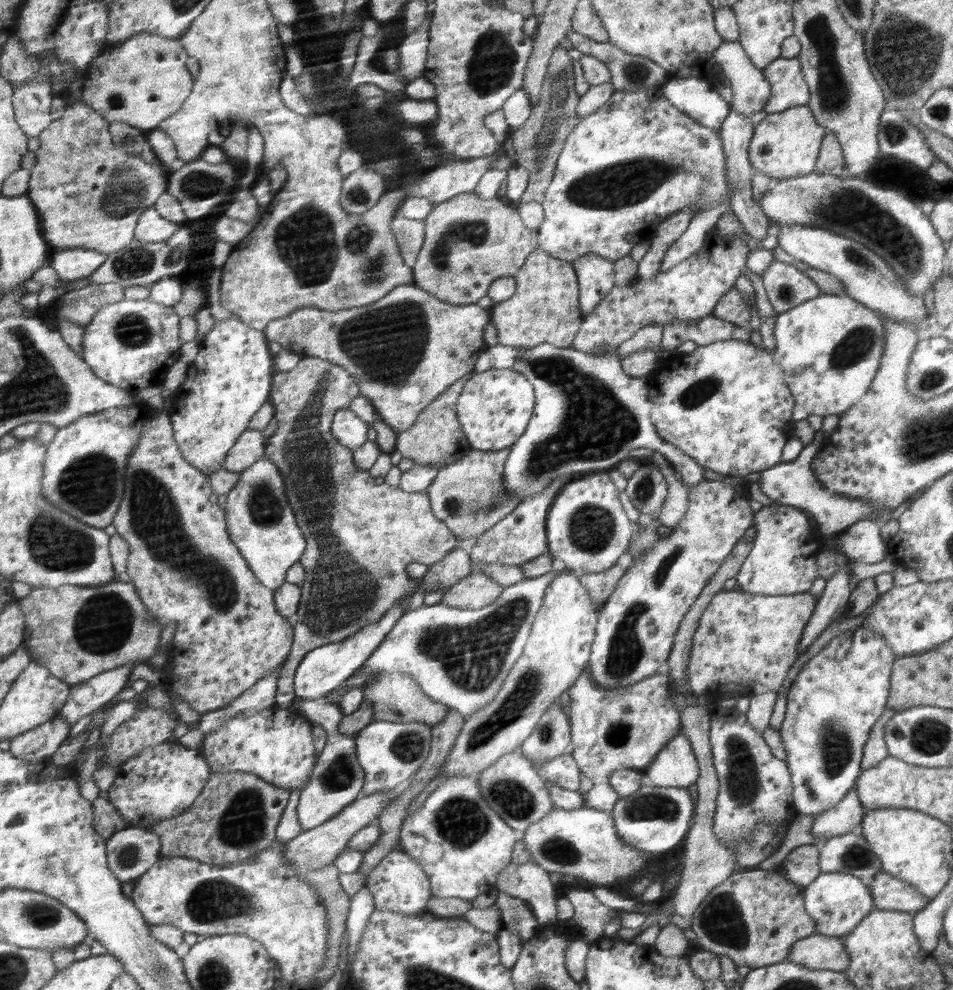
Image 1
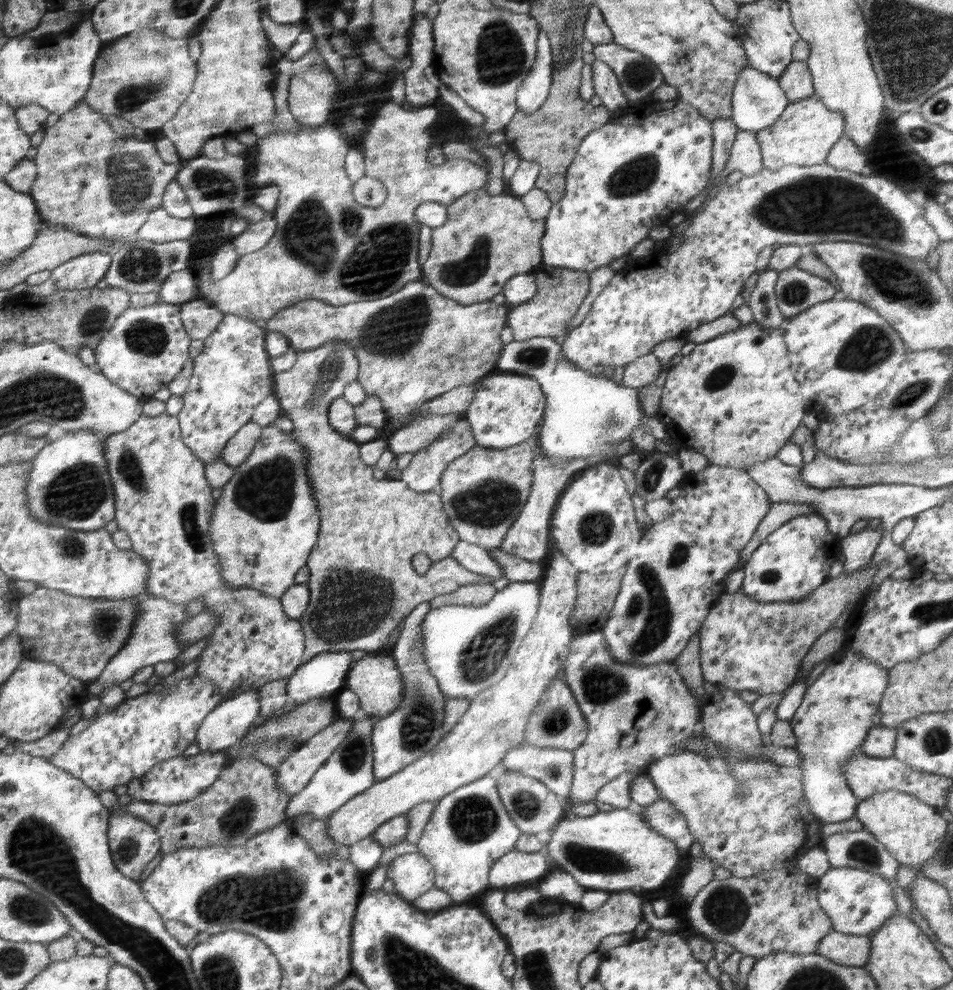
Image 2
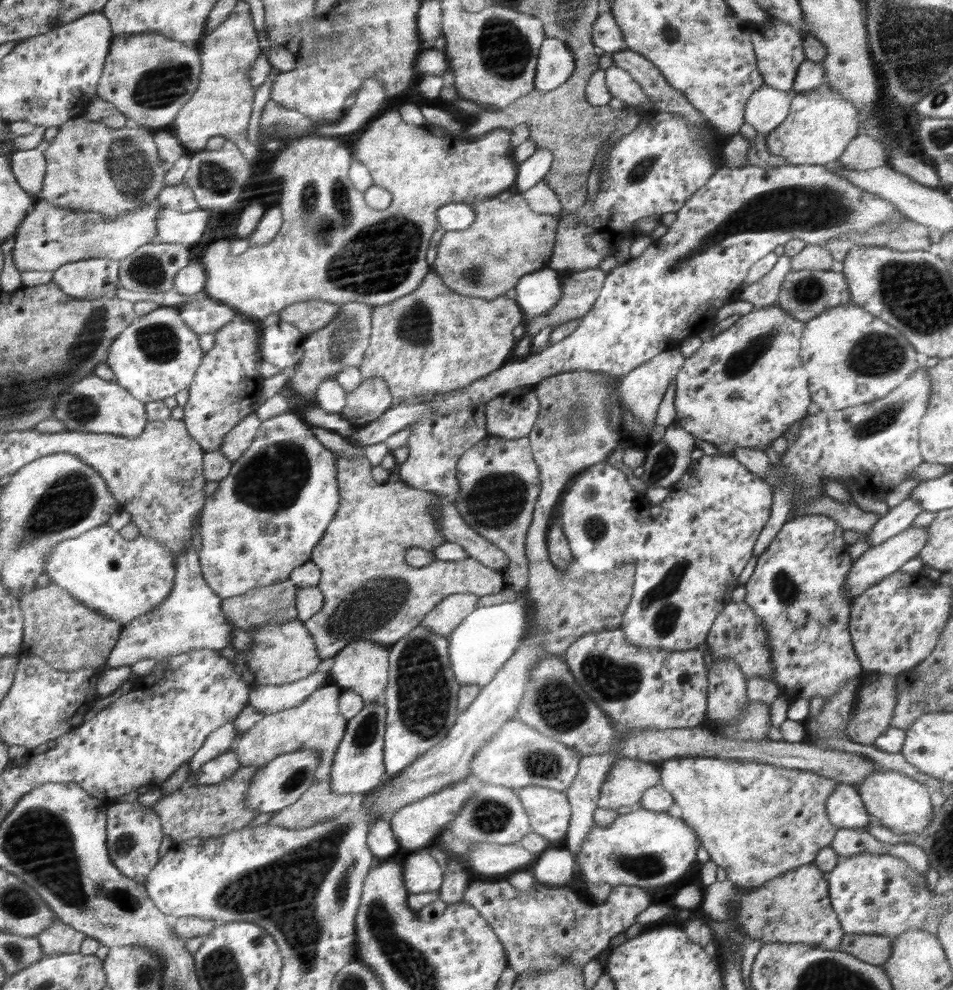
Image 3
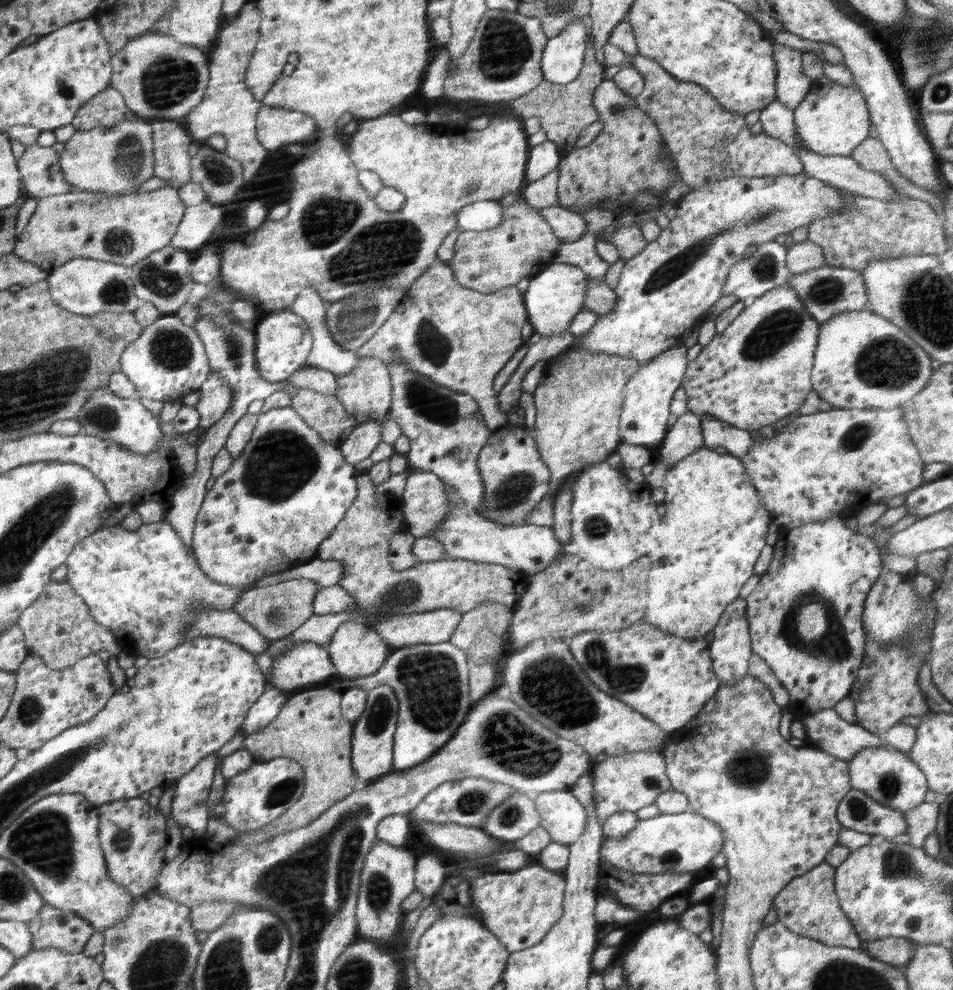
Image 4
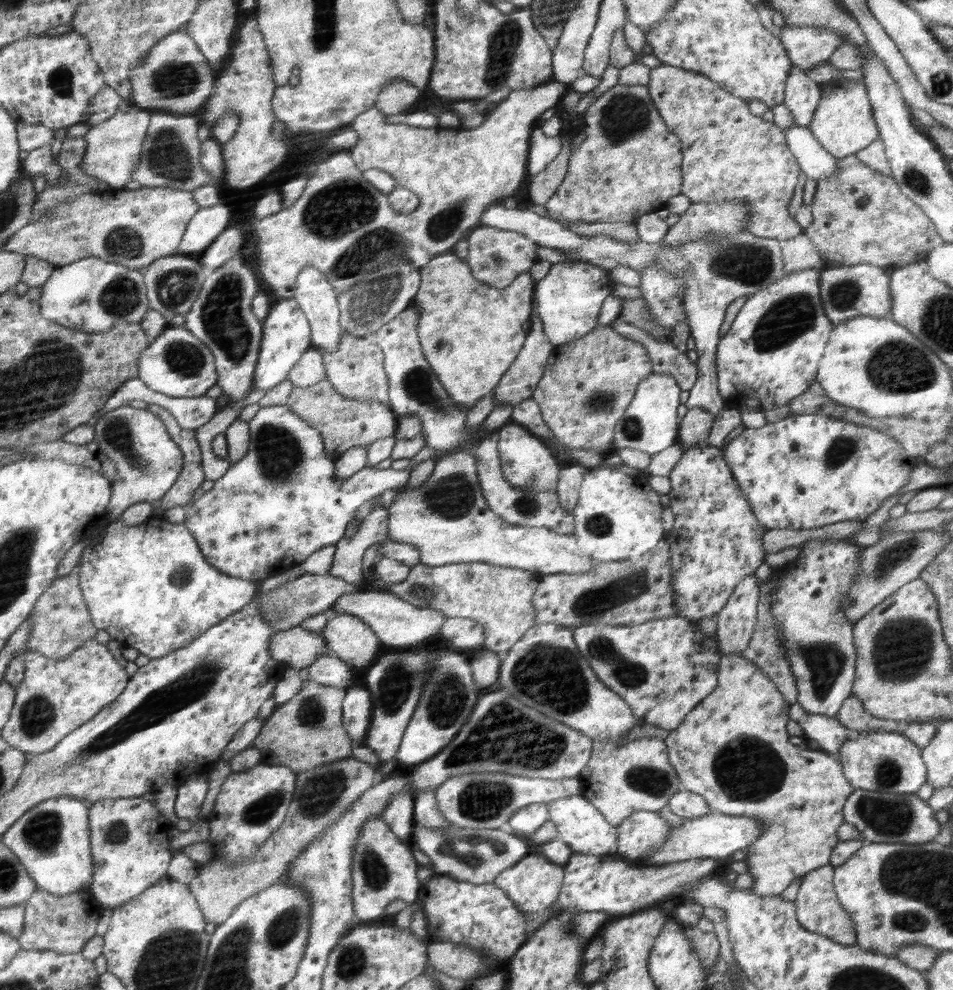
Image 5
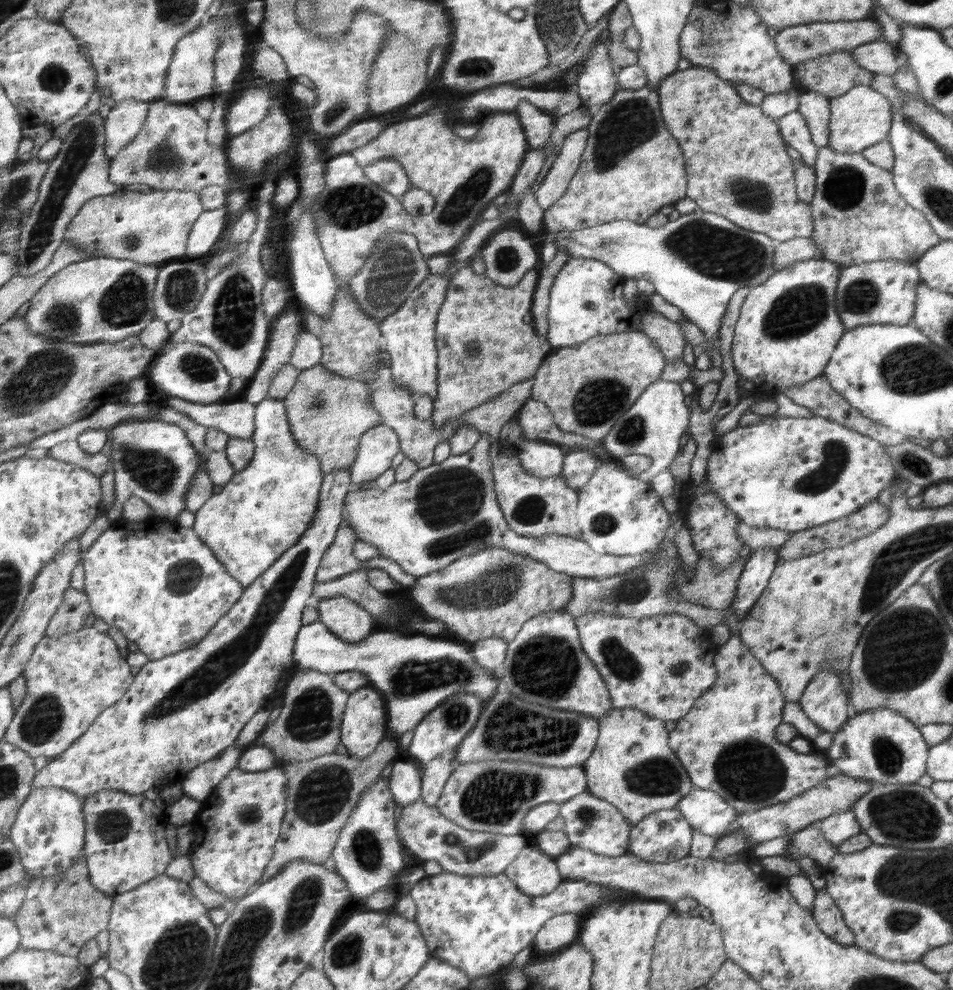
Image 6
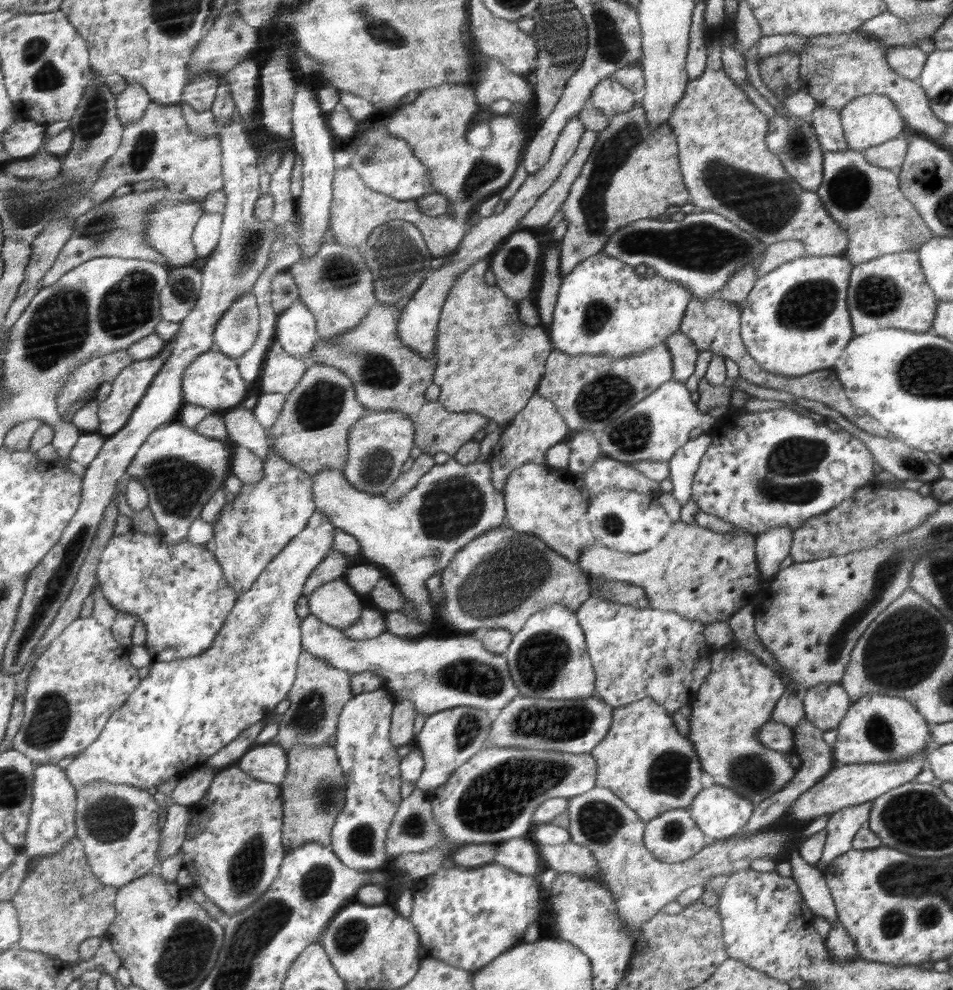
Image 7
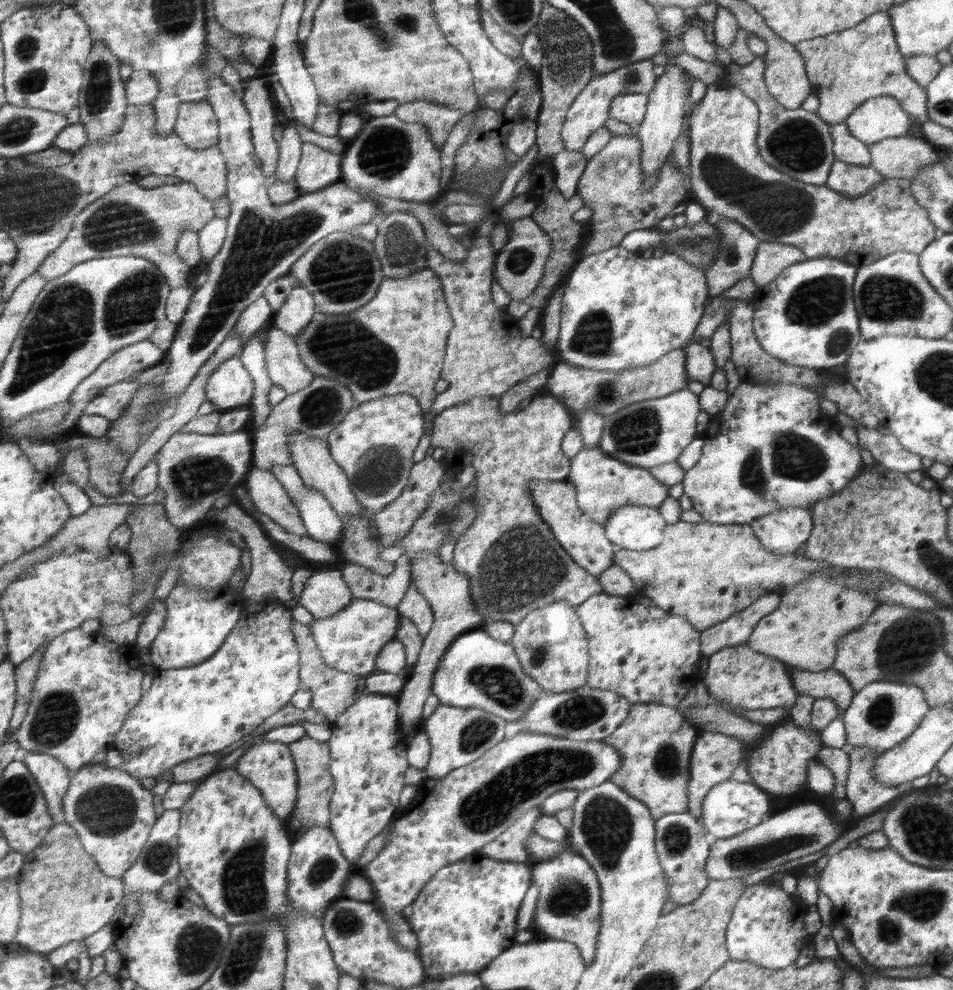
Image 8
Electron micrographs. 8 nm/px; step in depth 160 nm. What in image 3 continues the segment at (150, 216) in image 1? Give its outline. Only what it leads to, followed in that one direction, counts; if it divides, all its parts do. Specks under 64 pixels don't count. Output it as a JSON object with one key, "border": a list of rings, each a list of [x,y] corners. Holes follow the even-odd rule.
{"border":[[[164,207],[156,219],[156,238],[152,243],[180,243],[188,246],[202,238],[210,209],[198,208],[192,212],[180,212]]]}

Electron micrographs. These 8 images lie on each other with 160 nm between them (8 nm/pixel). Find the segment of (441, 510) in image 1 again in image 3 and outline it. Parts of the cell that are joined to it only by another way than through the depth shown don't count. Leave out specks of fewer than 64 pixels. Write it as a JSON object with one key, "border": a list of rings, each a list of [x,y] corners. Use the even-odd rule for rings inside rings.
{"border":[[[493,434],[476,443],[458,464],[459,491],[452,498],[456,511],[476,534],[494,543],[509,558],[510,569],[503,571],[506,588],[522,593],[530,579],[530,562],[525,555],[525,536],[540,488],[539,465],[530,452],[530,440],[524,436],[508,440]]]}

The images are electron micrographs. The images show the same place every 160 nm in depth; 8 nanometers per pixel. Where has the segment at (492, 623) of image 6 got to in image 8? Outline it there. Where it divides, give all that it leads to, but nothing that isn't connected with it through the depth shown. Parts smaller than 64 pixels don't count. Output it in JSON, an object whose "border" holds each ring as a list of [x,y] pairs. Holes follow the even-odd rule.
{"border":[[[543,392],[533,396],[524,409],[510,413],[500,413],[499,400],[495,396],[477,396],[437,414],[433,418],[431,446],[446,451],[442,463],[448,471],[458,473],[466,465],[475,468],[476,490],[472,502],[476,504],[477,518],[454,545],[455,570],[469,576],[471,602],[475,611],[483,616],[484,625],[504,621],[517,625],[532,611],[559,600],[565,600],[577,609],[591,596],[604,592],[597,577],[576,564],[567,549],[556,540],[554,532],[539,515],[527,487],[534,479],[559,481],[569,475],[571,459],[564,456],[562,442],[572,429],[570,412],[559,398]]]}

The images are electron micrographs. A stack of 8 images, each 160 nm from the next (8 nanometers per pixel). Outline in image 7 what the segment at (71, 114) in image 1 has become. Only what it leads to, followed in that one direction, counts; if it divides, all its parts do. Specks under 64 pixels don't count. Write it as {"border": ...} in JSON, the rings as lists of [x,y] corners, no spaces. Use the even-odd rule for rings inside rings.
{"border":[[[139,84],[128,85],[122,93],[117,95],[117,100],[119,121],[124,126],[142,118],[152,103],[147,89],[142,88]]]}

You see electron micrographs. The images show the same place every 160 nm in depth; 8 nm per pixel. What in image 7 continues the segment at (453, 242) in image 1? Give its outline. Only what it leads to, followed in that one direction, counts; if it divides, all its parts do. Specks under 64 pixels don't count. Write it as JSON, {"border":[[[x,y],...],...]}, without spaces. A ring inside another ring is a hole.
{"border":[[[530,230],[509,235],[492,253],[490,271],[496,277],[497,288],[512,300],[521,301],[528,297],[530,288],[533,288],[538,256],[538,240],[530,234]]]}

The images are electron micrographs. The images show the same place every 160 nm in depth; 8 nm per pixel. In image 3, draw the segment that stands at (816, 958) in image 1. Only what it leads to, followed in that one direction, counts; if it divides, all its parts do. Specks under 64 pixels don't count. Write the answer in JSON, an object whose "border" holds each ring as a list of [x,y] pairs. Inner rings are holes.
{"border":[[[846,933],[837,950],[848,952],[858,960],[879,966],[890,956],[892,937]]]}

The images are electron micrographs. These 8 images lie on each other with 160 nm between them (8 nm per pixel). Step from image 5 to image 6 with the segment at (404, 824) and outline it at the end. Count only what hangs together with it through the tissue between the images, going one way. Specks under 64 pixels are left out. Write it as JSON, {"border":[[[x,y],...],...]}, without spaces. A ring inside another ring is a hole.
{"border":[[[395,759],[390,764],[389,770],[392,772],[389,784],[397,806],[401,806],[404,809],[405,806],[421,798],[424,771],[418,761],[396,762]]]}

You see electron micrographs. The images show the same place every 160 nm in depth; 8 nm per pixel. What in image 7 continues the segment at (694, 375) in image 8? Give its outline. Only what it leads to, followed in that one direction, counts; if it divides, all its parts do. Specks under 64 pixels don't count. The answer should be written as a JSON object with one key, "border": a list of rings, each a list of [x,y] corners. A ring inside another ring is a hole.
{"border":[[[679,330],[673,332],[673,335],[668,337],[664,343],[674,357],[675,371],[671,379],[684,383],[695,372],[699,349],[696,348],[691,337]]]}

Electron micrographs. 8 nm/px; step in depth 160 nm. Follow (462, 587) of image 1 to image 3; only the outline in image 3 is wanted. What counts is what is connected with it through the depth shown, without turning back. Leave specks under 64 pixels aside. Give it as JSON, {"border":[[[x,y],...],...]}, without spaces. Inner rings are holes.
{"border":[[[460,593],[447,596],[421,620],[423,627],[447,637],[462,619],[477,608],[477,594]]]}

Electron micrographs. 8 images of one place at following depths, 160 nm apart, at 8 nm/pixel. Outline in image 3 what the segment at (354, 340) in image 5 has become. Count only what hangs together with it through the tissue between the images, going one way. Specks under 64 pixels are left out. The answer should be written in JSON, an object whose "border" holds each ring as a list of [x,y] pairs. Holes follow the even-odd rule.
{"border":[[[372,377],[356,389],[347,392],[344,408],[340,415],[355,429],[360,429],[382,416],[394,406],[387,381]]]}

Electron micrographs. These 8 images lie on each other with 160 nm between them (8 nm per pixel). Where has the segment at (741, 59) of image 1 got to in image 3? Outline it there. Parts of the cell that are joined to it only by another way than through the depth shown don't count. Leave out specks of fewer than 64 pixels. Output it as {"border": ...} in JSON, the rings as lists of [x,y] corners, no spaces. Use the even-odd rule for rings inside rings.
{"border":[[[764,83],[762,87],[753,92],[747,102],[746,122],[753,126],[756,132],[768,134],[773,128],[778,128],[780,123],[788,116],[792,97],[794,97],[792,92],[776,90]]]}

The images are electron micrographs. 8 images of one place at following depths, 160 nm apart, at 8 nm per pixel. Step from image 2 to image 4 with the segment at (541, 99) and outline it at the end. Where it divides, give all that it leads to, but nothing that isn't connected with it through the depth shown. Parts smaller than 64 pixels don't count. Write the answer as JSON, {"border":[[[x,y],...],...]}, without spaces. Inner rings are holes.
{"border":[[[576,18],[566,31],[550,38],[542,56],[543,80],[546,83],[568,84],[584,67],[590,23]]]}

